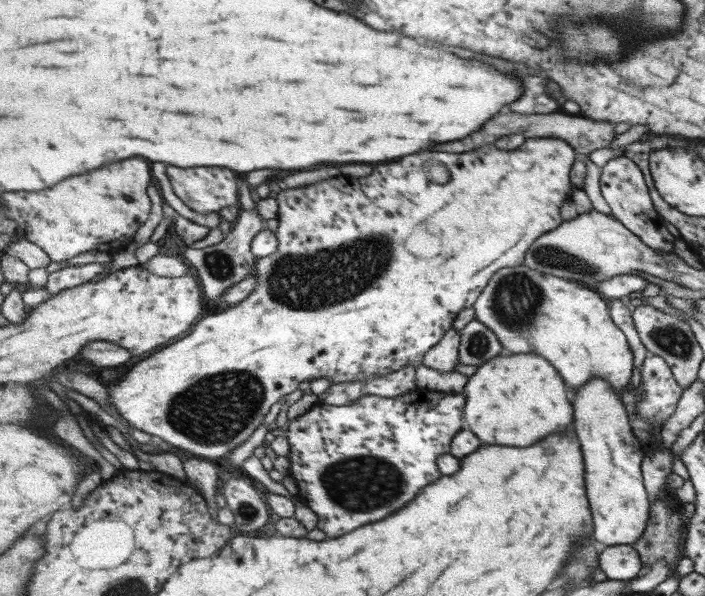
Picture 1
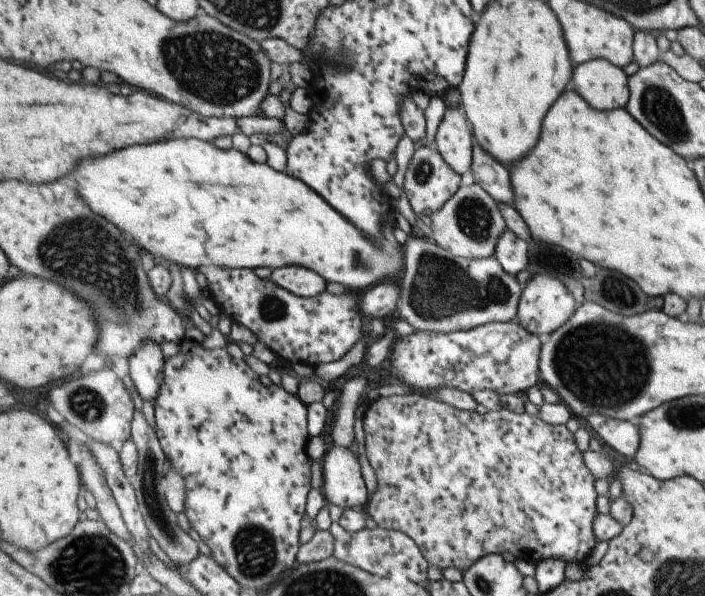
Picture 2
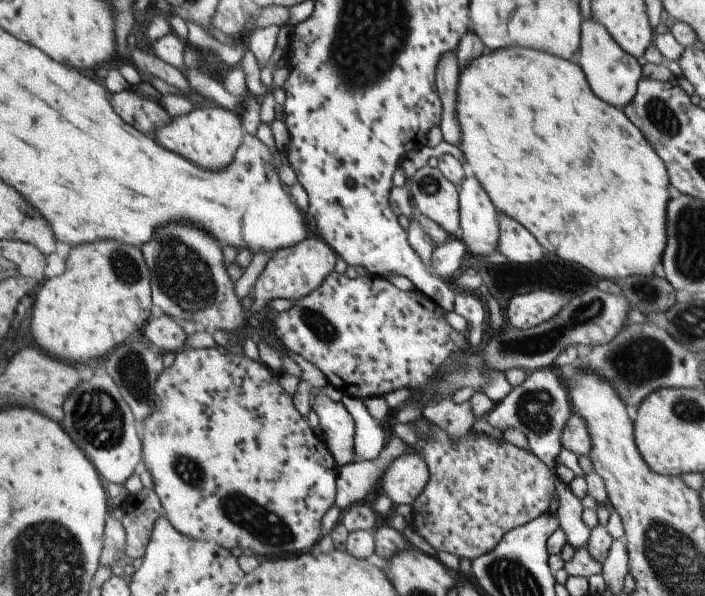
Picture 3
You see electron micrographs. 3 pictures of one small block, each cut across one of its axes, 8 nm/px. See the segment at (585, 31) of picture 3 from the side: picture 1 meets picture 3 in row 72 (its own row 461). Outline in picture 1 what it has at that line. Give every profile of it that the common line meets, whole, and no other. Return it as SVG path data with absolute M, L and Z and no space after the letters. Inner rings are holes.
M593 377L591 382L572 394L572 400L573 427L586 460L587 490L591 490L594 538L607 547L633 545L643 536L651 518L651 500L642 473L642 462L647 453L633 434L629 412L621 396L607 379Z

